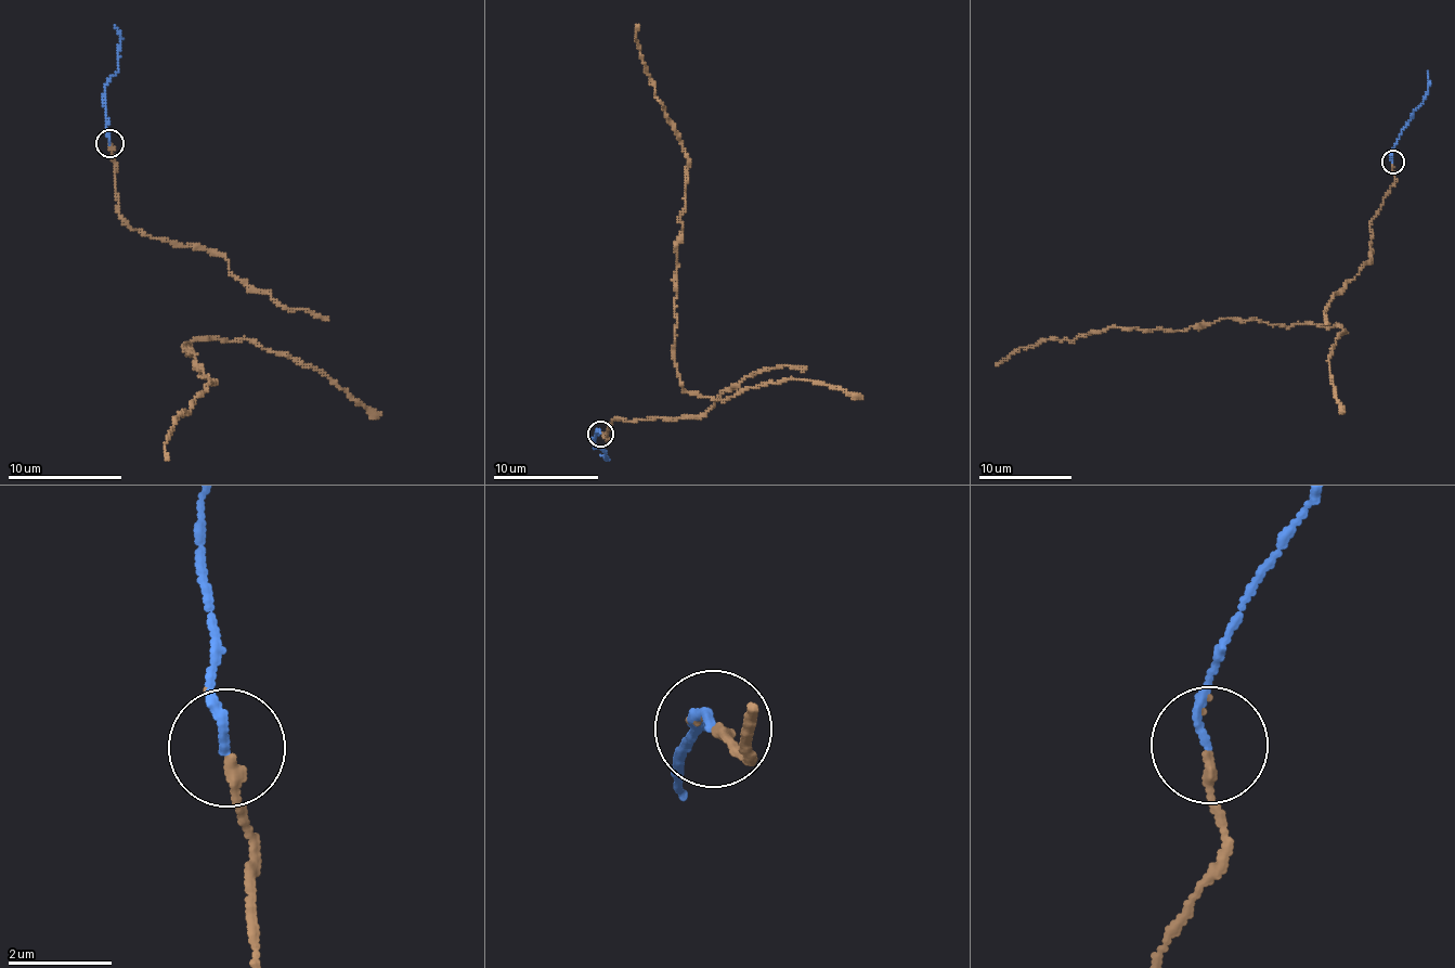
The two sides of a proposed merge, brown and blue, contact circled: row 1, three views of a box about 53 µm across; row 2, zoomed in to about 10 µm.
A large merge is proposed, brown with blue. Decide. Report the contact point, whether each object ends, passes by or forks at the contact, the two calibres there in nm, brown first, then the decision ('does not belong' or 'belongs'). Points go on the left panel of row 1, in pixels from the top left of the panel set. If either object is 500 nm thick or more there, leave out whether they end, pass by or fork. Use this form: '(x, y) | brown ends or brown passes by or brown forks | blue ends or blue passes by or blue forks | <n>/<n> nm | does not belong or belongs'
(109, 143) | brown ends | blue ends | 200/160 nm | belongs

